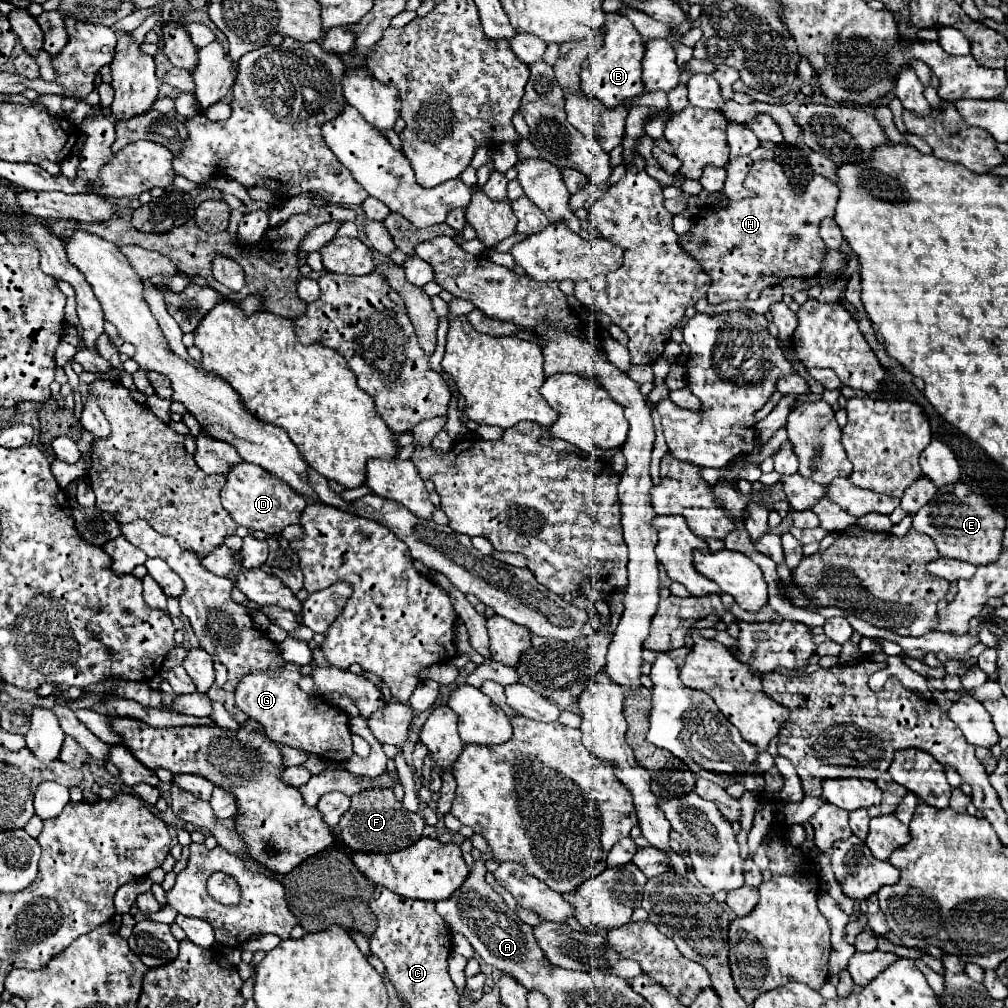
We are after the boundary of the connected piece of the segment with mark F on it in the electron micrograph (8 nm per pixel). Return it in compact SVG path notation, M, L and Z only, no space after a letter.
M365 789L351 797L351 807L341 817L337 831L351 851L361 853L393 853L411 847L423 835L423 817L403 809L391 789Z

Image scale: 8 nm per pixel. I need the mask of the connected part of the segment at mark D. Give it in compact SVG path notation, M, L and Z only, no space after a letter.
M237 463L225 473L225 479L221 503L237 521L237 525L243 525L251 531L263 531L267 535L281 535L287 525L301 521L301 511L305 511L307 501L267 471L261 471L261 467L253 463Z

